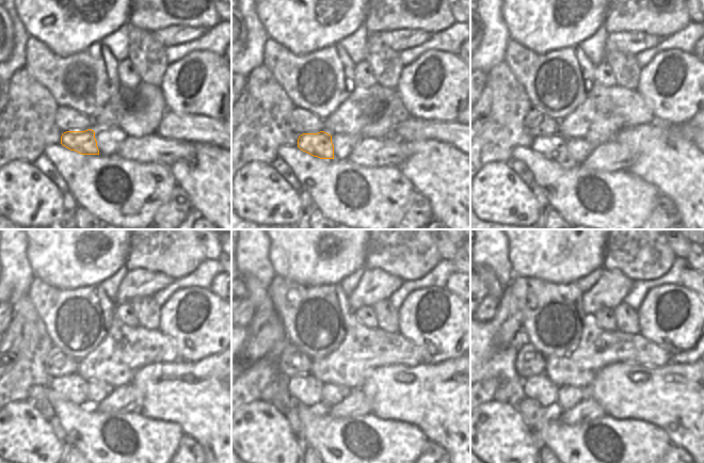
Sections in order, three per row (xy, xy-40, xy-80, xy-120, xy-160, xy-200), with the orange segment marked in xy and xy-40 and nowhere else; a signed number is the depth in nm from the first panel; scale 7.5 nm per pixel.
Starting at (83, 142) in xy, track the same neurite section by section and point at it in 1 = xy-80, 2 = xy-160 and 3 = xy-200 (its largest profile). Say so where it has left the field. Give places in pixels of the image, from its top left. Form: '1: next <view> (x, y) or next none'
1: next xy-80 (554, 147)
2: next xy-160 (305, 389)
3: next xy-200 (538, 387)

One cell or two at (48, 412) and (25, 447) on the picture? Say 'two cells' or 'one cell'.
two cells

